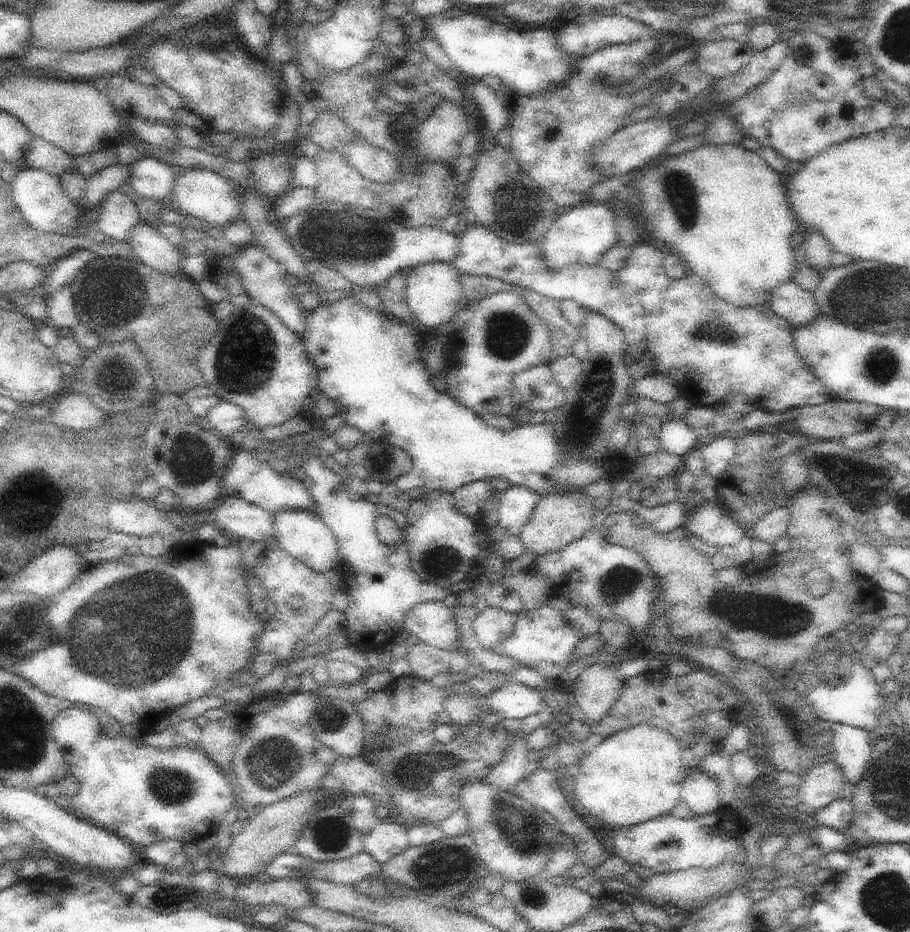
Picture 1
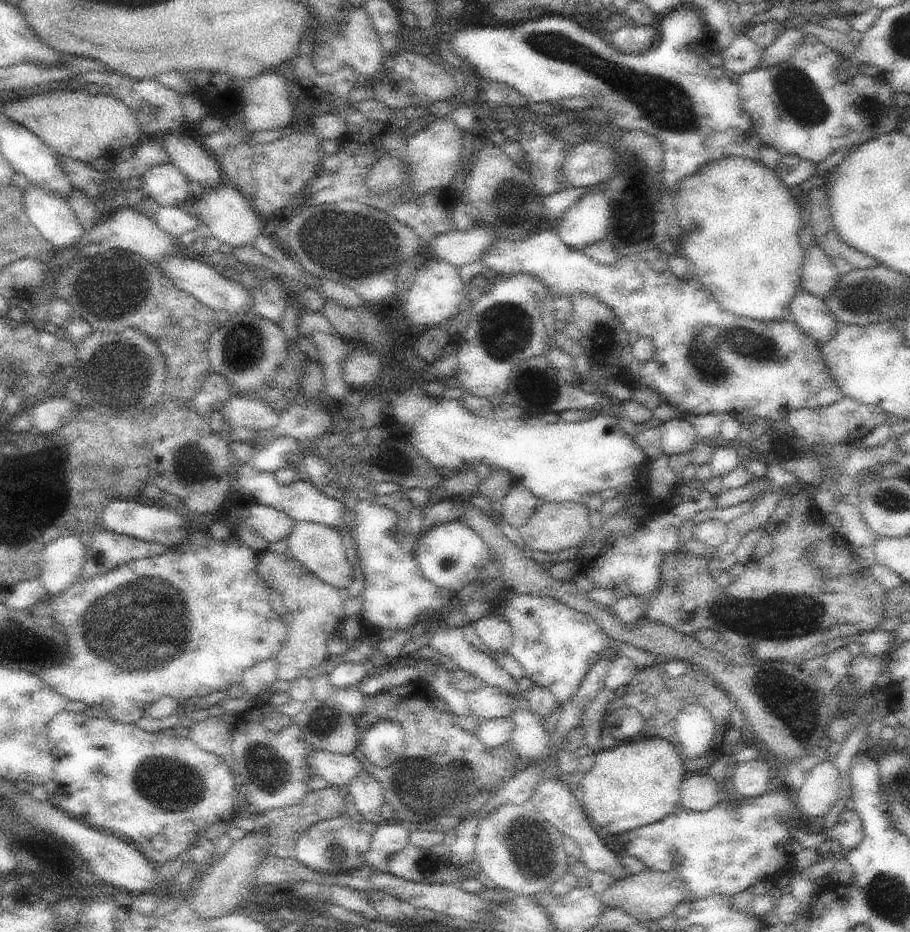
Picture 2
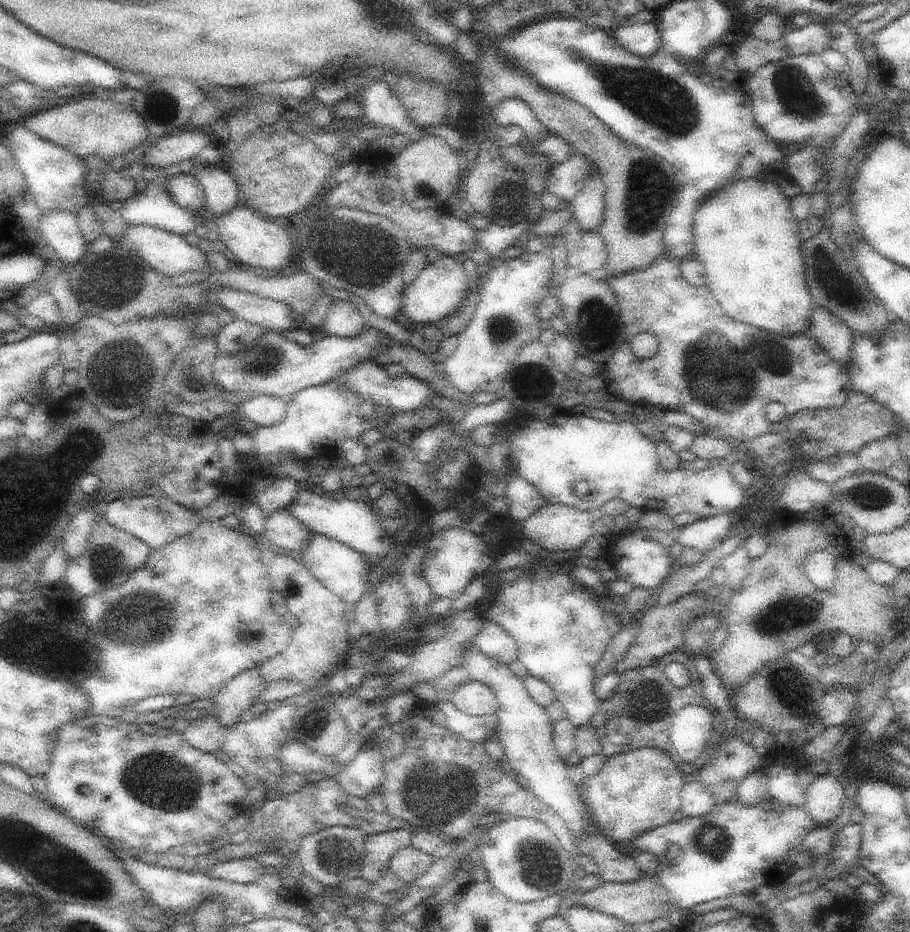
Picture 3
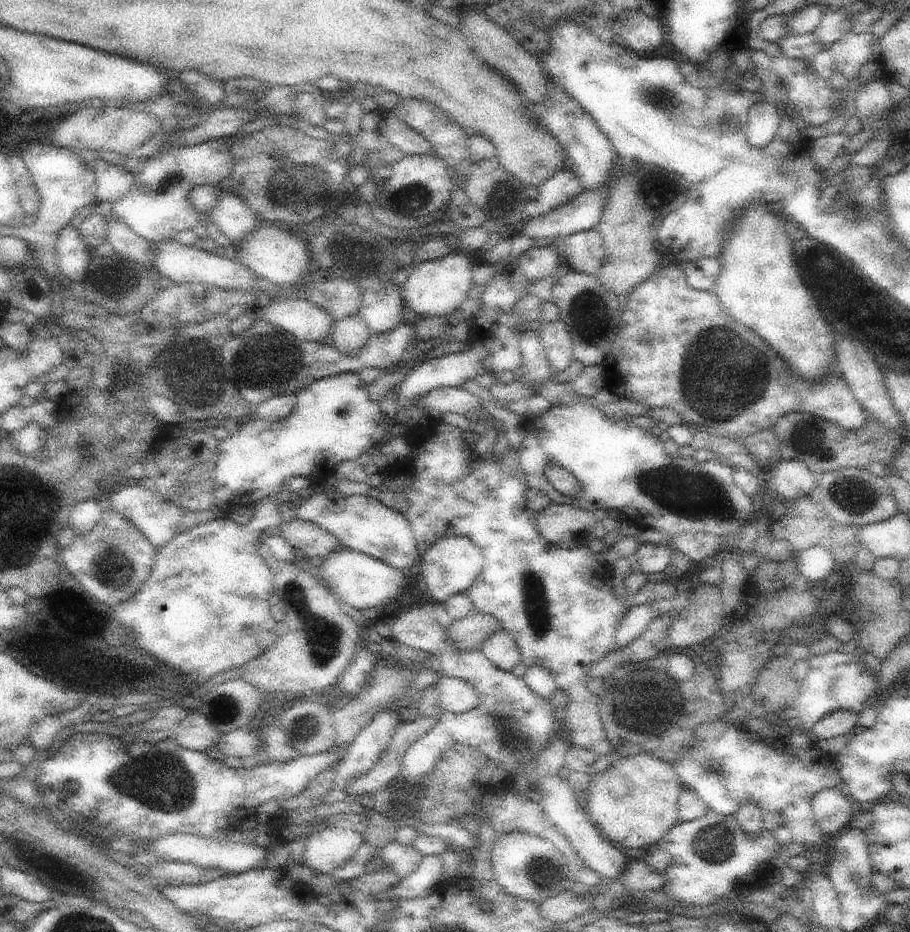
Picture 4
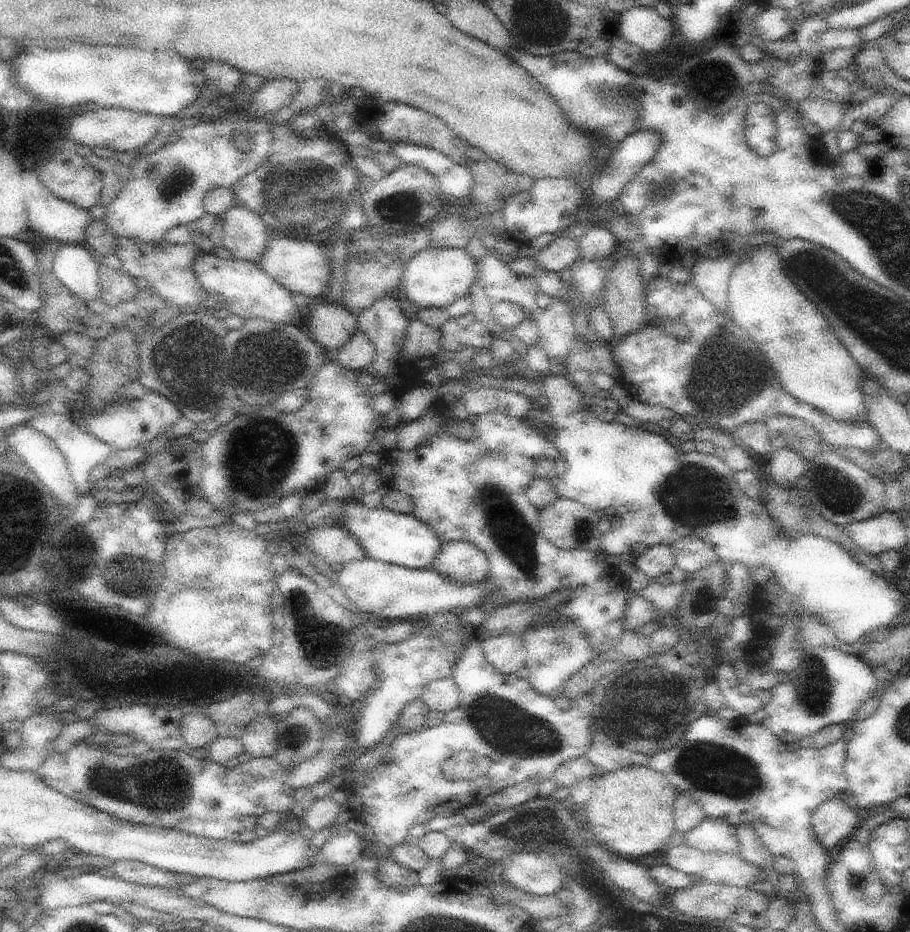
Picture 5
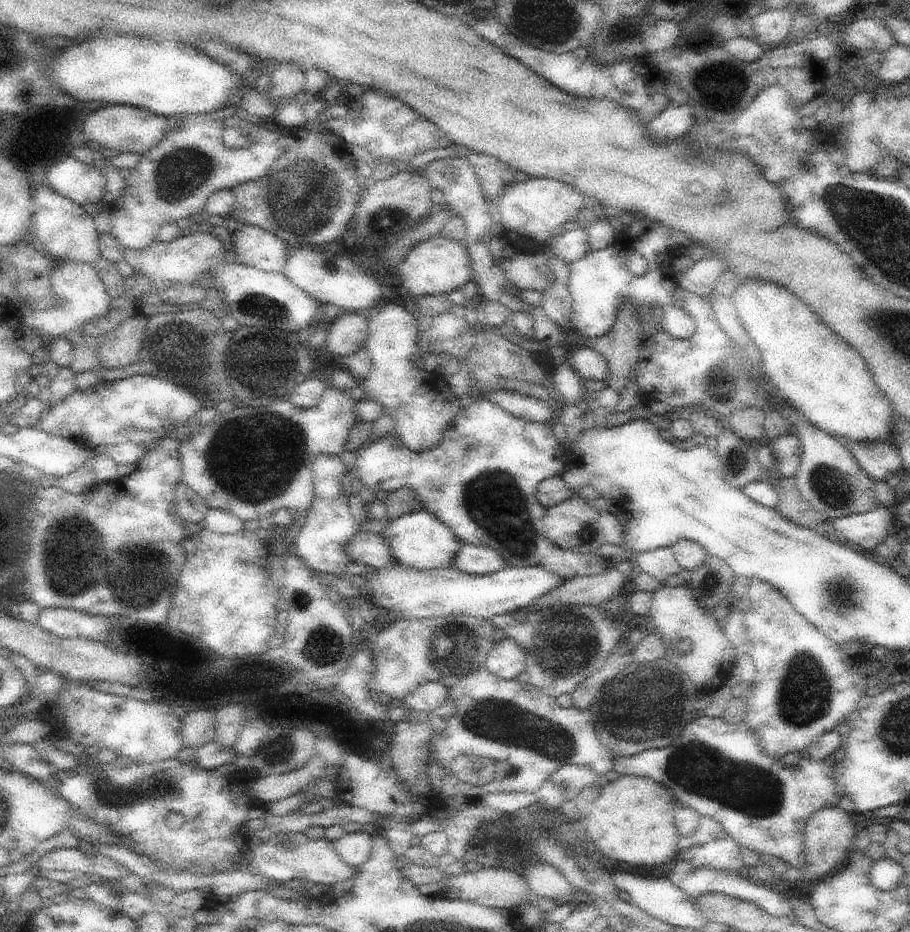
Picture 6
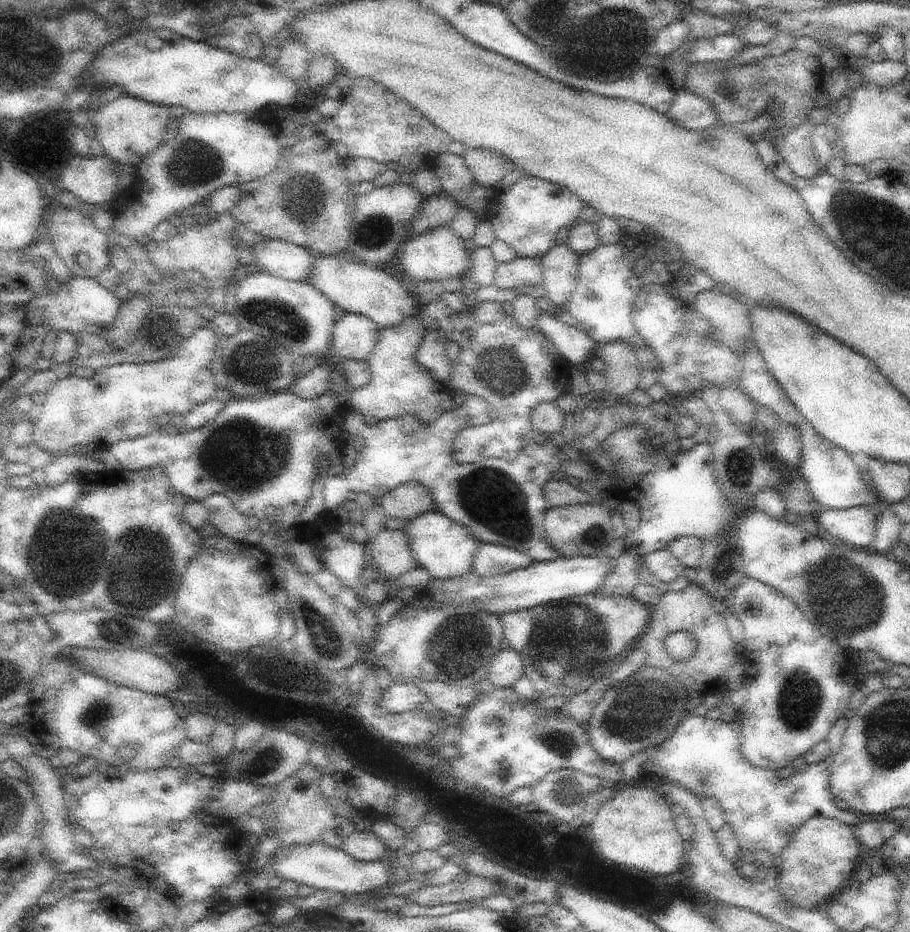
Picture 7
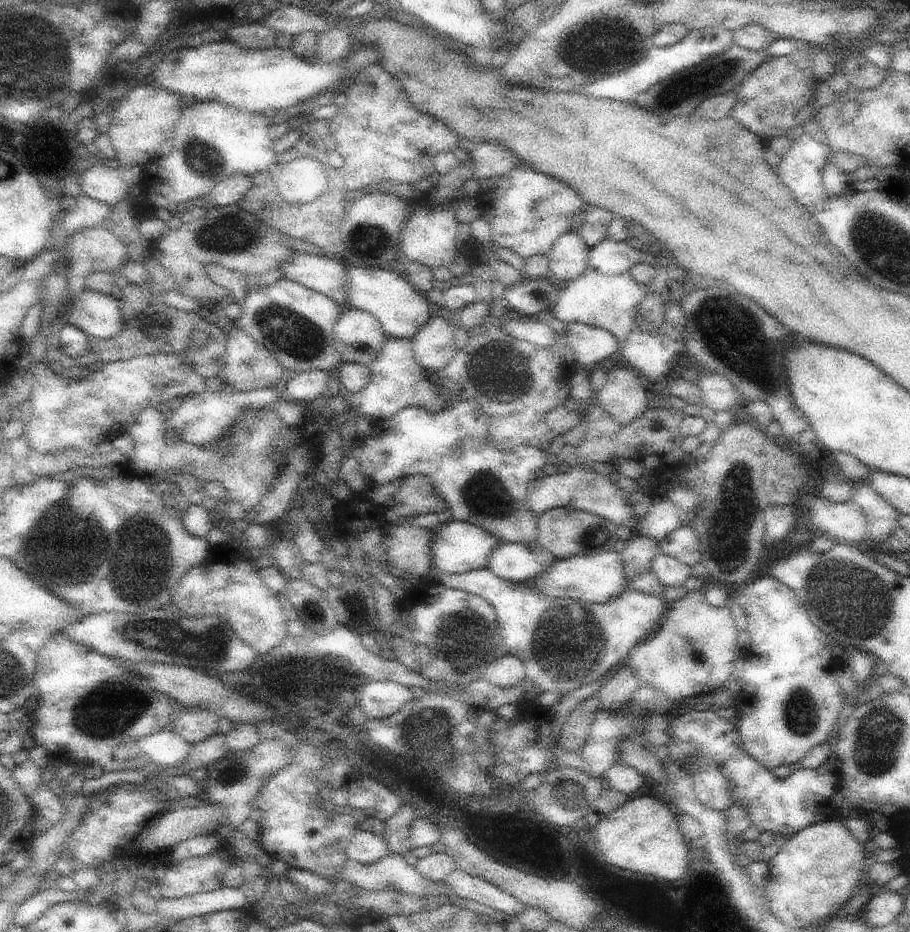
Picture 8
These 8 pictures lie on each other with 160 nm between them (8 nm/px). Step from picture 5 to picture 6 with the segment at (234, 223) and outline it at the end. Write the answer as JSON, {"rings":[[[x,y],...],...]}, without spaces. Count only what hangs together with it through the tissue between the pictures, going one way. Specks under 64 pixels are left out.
{"rings":[[[252,223],[232,225],[232,250],[238,262],[266,272],[283,272],[288,258],[286,241]]]}

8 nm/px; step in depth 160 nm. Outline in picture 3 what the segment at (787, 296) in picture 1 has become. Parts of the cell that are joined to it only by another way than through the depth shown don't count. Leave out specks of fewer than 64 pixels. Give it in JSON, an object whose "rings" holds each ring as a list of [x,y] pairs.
{"rings":[[[814,307],[810,315],[808,334],[834,359],[844,366],[849,365],[853,351],[853,330],[842,318],[830,309]]]}

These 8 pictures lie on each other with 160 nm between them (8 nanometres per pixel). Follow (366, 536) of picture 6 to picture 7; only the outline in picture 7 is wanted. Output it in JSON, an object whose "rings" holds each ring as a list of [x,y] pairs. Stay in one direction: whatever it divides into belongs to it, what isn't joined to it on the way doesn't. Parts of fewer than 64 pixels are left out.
{"rings":[[[382,528],[376,538],[365,545],[367,557],[382,576],[398,579],[406,572],[417,568],[418,562],[410,550],[406,532]]]}

